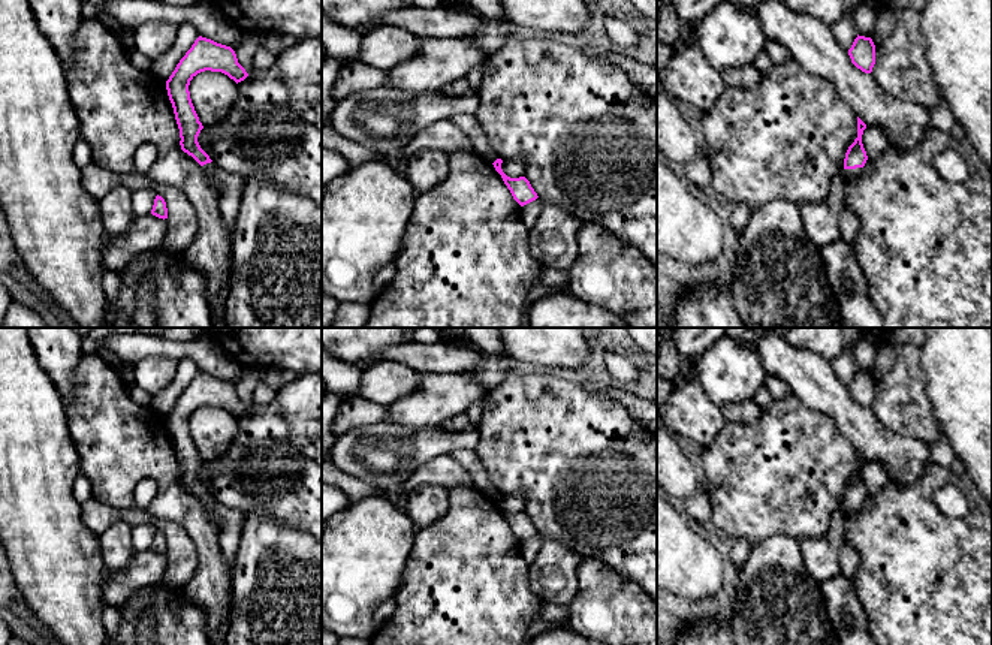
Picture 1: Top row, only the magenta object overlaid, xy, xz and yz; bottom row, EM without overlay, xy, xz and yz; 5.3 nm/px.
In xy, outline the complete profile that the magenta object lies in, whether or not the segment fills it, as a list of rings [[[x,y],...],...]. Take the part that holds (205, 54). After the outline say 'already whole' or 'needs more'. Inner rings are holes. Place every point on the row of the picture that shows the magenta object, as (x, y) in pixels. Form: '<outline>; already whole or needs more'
[[[199,36],[166,81],[168,96],[180,129],[181,150],[202,166],[208,181],[220,192],[214,171],[215,165],[198,142],[203,126],[199,121],[189,91],[190,81],[205,70],[221,72],[236,84],[244,81],[248,73],[238,63],[236,54],[230,46]]]; needs more

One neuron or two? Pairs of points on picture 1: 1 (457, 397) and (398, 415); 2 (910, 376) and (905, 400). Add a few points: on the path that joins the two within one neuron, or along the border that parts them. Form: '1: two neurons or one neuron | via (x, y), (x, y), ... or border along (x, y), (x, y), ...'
1: one neuron | via (442, 397), (413, 410)
2: one neuron | via (905, 382), (905, 394)

